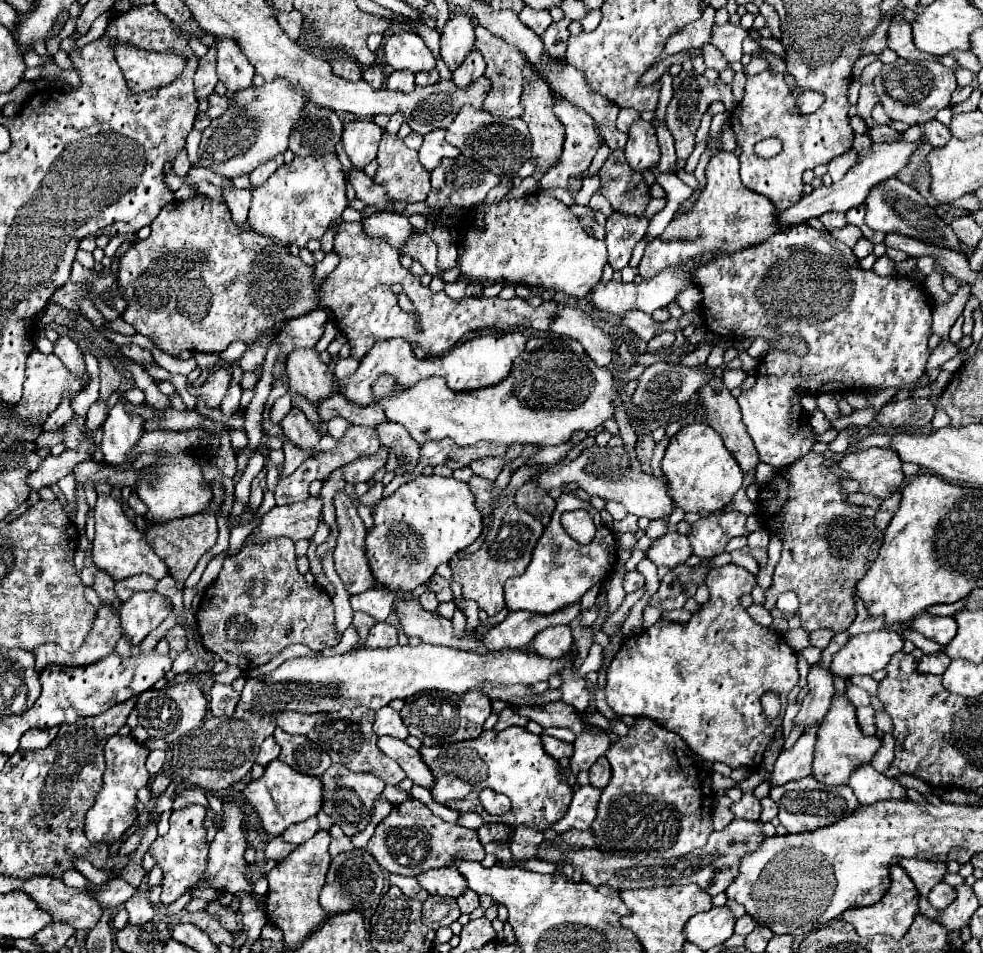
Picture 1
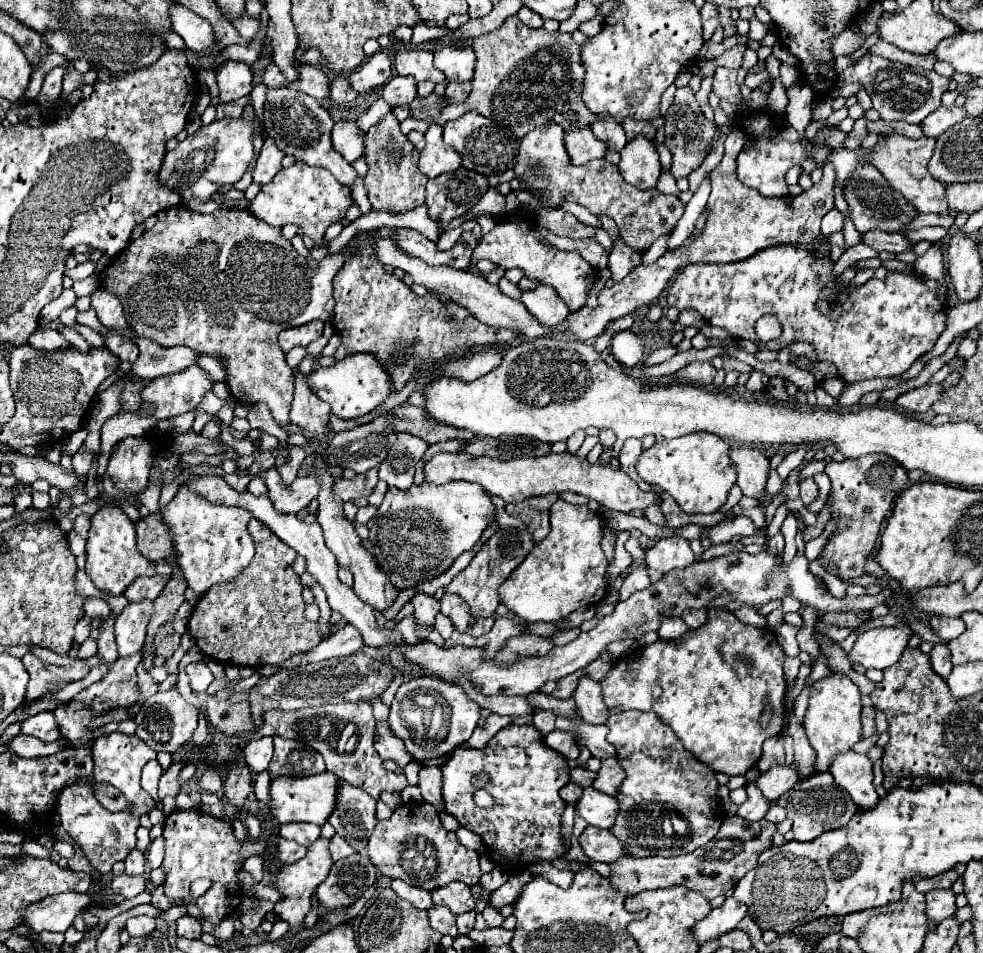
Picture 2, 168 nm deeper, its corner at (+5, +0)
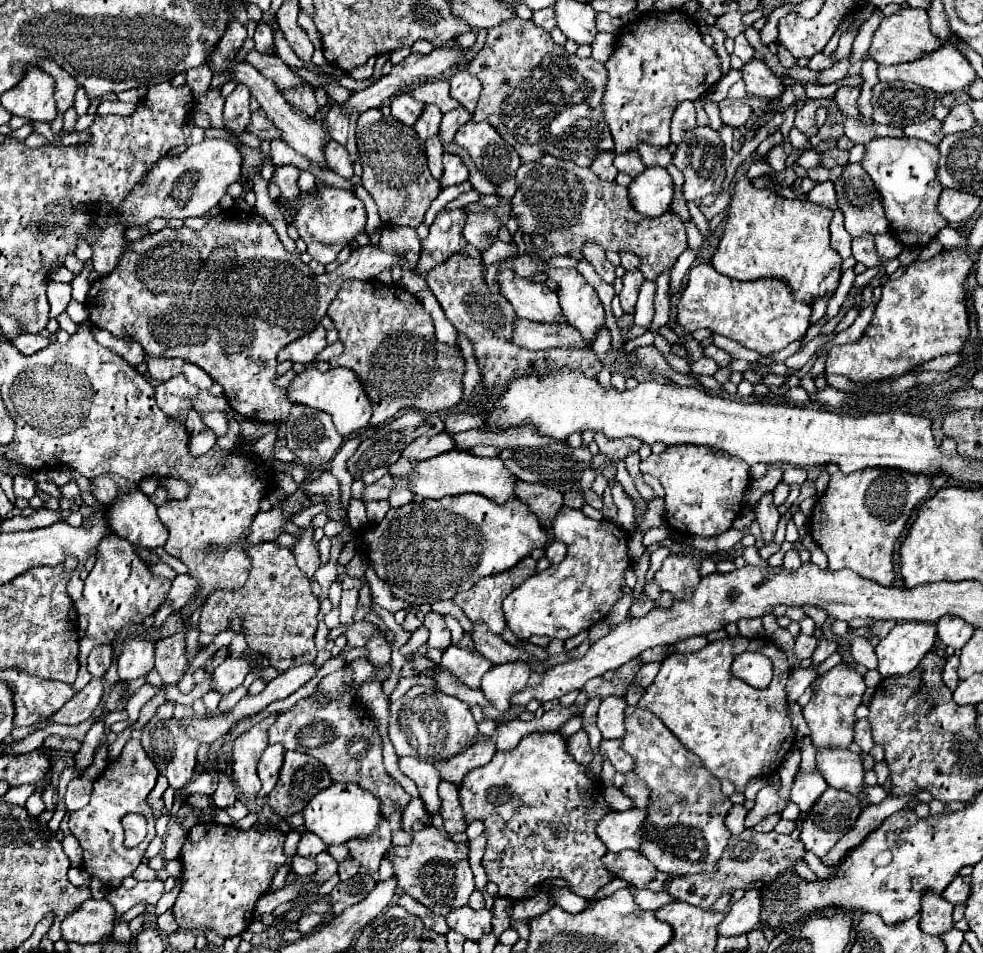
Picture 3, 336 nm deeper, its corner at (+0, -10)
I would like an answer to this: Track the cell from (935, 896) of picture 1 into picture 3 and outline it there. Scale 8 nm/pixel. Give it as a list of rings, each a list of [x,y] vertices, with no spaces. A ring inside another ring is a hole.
[[[926,894],[922,898],[922,910],[920,910],[920,928],[930,936],[942,936],[944,932],[954,928],[952,920],[954,904],[948,900],[942,900],[938,894]]]

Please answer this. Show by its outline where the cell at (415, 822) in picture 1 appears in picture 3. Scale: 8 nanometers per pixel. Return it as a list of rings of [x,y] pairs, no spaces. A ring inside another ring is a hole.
[[[426,826],[412,834],[410,846],[390,846],[384,858],[394,866],[394,878],[400,890],[428,906],[434,914],[446,916],[452,908],[468,904],[468,896],[476,890],[468,852],[468,842],[452,842],[438,828]]]

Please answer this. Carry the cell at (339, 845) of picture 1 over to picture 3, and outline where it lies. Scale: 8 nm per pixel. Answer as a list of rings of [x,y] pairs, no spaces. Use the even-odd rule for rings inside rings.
[[[346,858],[346,860],[342,860],[338,864],[338,876],[340,876],[340,880],[352,878],[354,874],[358,874],[358,870],[360,870],[360,864],[354,858]]]

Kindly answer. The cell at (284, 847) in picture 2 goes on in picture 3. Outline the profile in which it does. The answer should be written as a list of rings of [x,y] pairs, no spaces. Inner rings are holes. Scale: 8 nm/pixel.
[[[294,856],[292,860],[292,870],[298,874],[298,876],[312,876],[316,872],[316,862],[312,858],[302,858],[302,856]]]

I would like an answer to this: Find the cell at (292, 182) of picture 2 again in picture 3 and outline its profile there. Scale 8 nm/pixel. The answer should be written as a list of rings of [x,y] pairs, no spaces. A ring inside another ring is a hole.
[[[316,184],[306,194],[298,196],[298,198],[292,198],[292,200],[282,200],[282,204],[284,202],[296,208],[296,214],[288,220],[288,224],[298,230],[300,238],[308,246],[308,254],[324,266],[330,264],[332,260],[336,260],[338,252],[350,240],[354,240],[356,234],[364,232],[366,210],[364,210],[362,200],[352,190],[342,190],[342,188]]]

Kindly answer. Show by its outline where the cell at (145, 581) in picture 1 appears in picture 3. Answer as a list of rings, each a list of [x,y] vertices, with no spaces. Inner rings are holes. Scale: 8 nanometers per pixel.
[[[186,574],[184,576],[176,576],[172,580],[170,592],[166,594],[166,602],[172,604],[174,610],[180,610],[188,602],[188,598],[192,594],[196,594],[196,588],[198,588],[198,584],[194,584],[194,580],[190,580],[190,576],[186,576]]]

